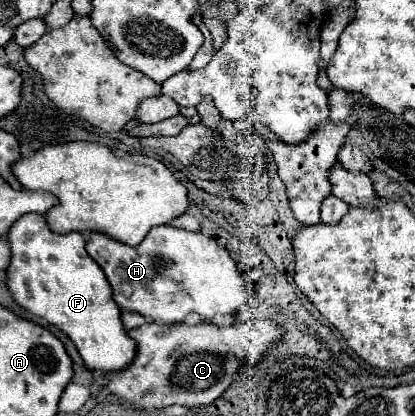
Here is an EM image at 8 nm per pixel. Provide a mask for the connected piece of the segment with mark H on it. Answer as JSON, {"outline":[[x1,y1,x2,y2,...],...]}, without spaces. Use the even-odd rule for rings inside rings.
{"outline":[[155,226,149,230,145,240,139,246,127,246,119,240,111,240,103,232,89,234,87,254,101,266,111,288,113,300,125,312,139,312,145,318,161,324,177,324,185,322,191,312,197,312,201,320,209,322,215,314,233,314,237,312,251,296,253,286,237,272,233,258,225,248,221,248,213,238,201,232,189,232,173,226]]}

